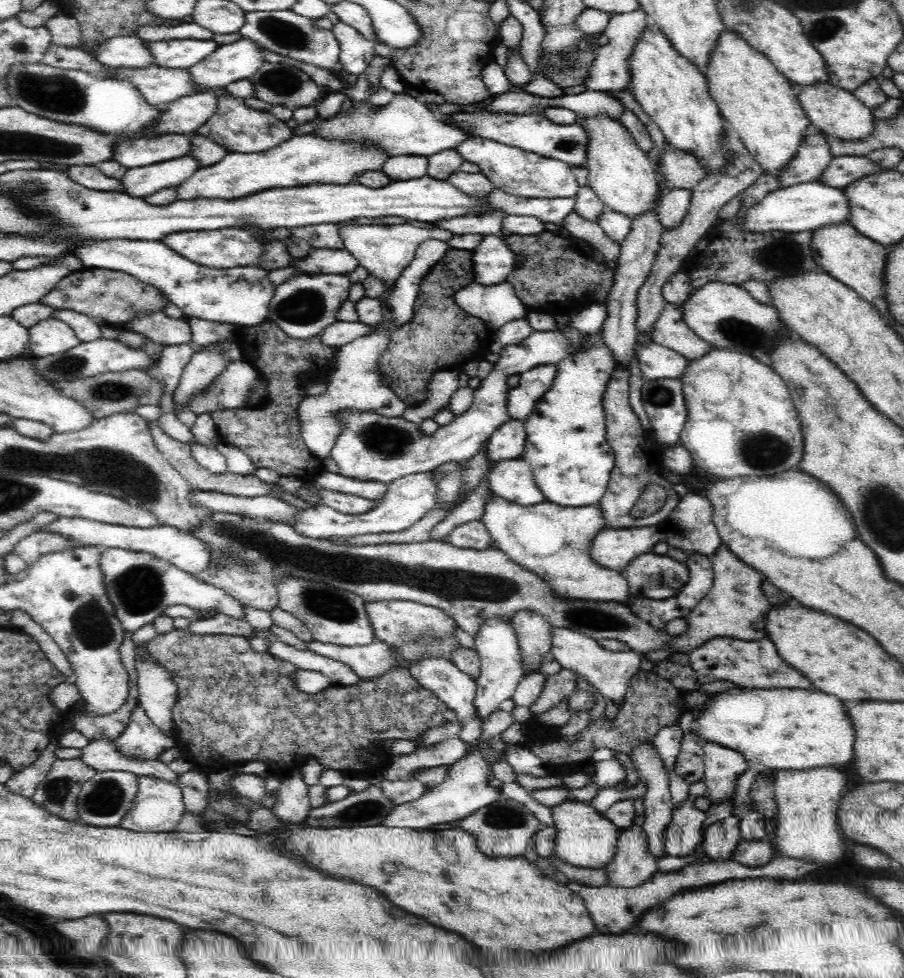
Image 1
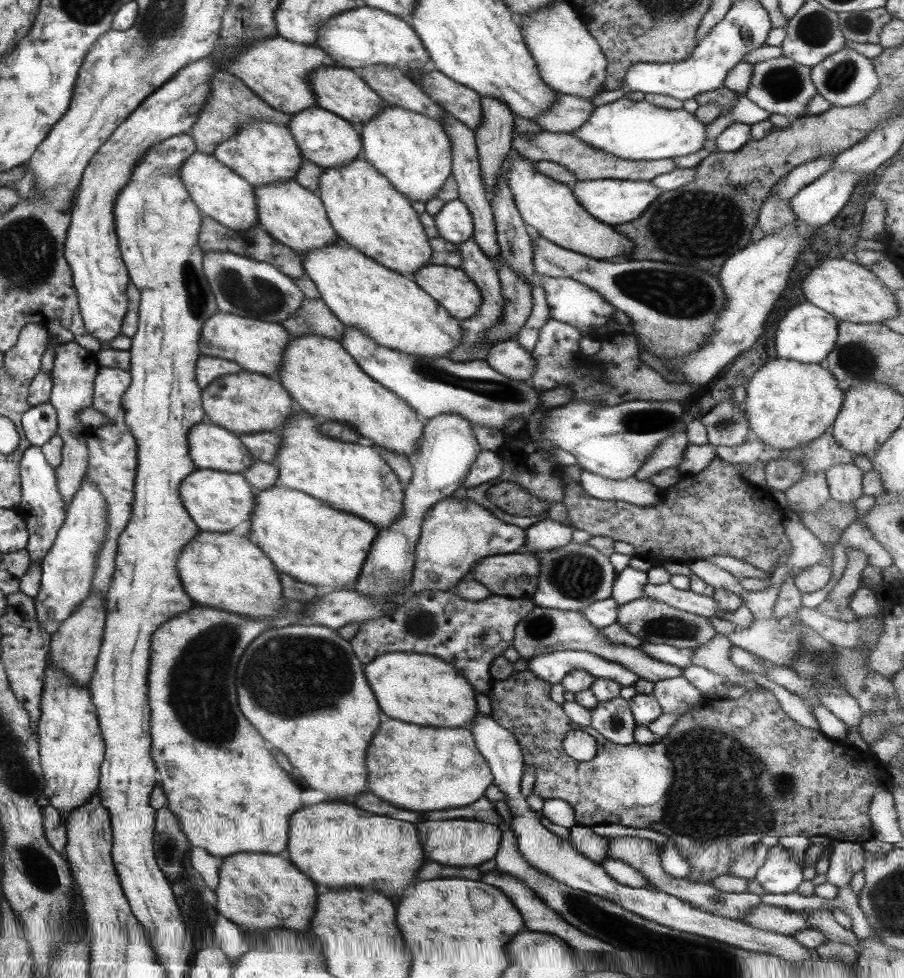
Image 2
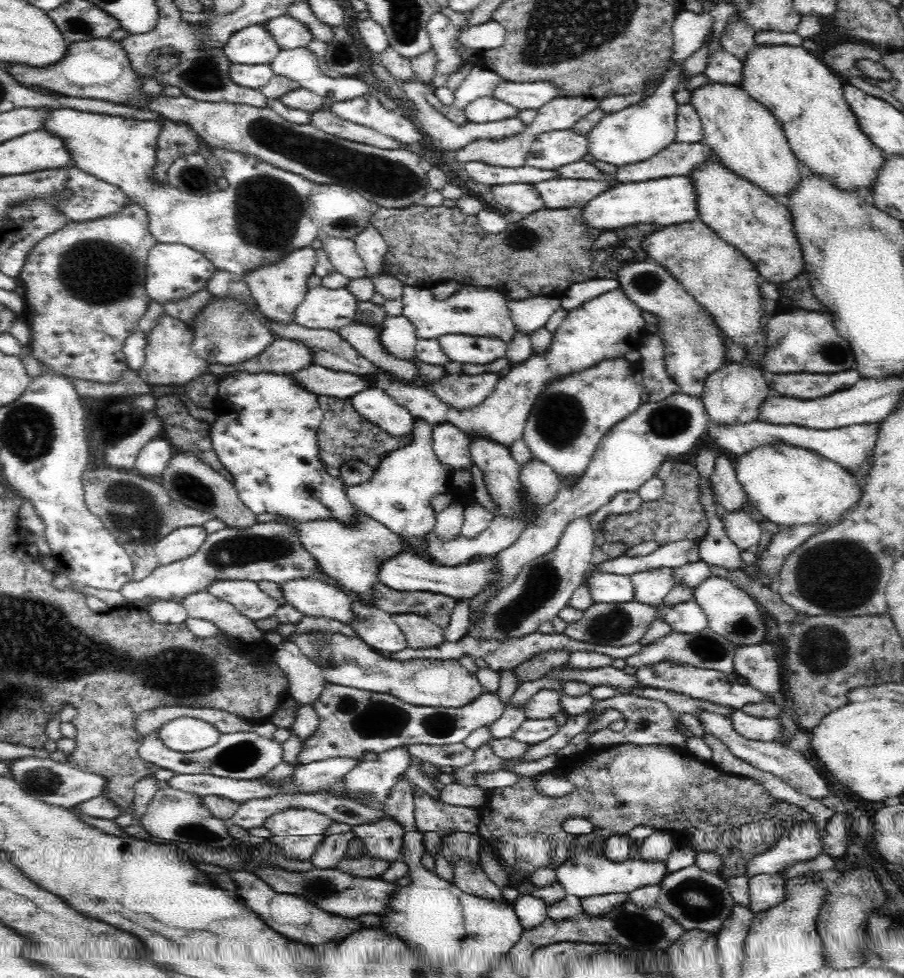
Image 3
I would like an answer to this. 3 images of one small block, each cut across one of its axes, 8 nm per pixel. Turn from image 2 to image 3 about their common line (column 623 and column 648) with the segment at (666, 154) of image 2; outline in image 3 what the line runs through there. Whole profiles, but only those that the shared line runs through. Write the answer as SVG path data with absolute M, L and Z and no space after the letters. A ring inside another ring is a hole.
M674 64L672 70L665 72L664 80L659 87L642 102L626 107L616 113L608 113L589 136L589 154L594 158L616 167L630 165L649 160L656 154L671 146L676 139L676 118L678 118L678 102L674 92L679 84L681 66Z

